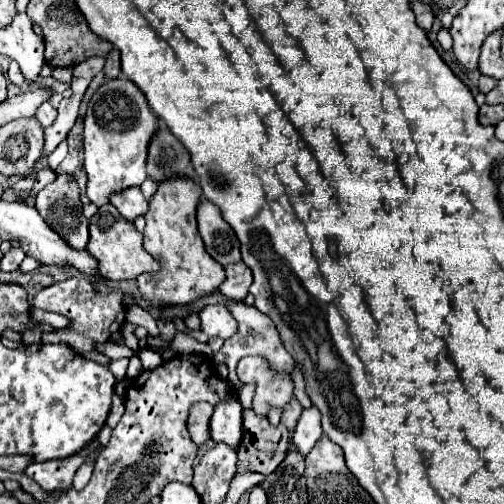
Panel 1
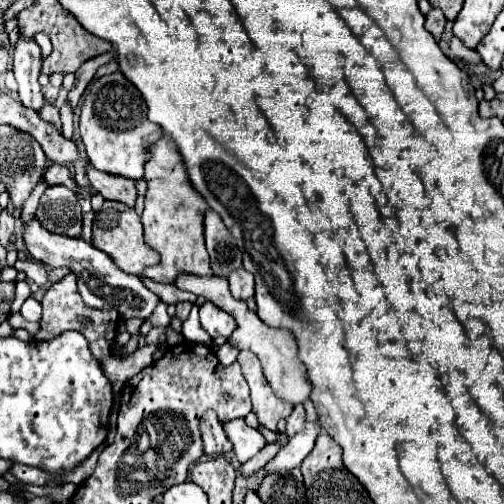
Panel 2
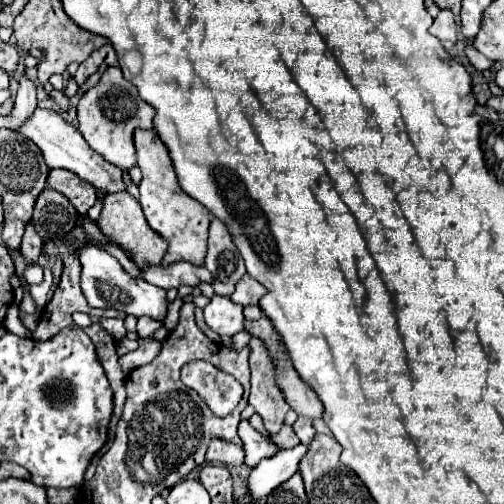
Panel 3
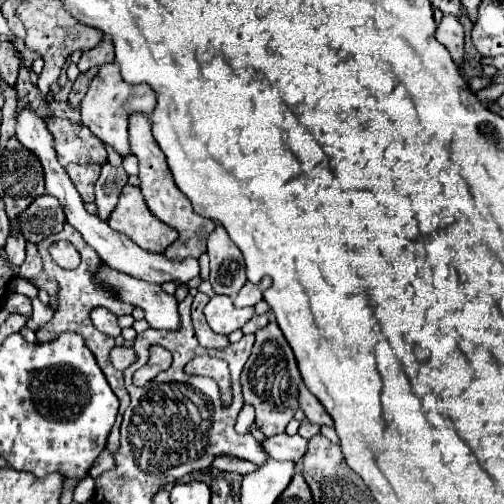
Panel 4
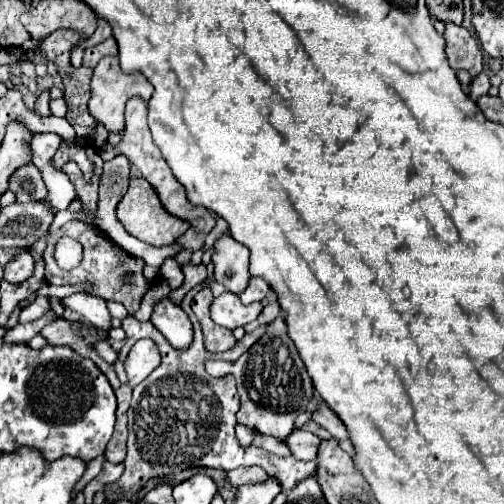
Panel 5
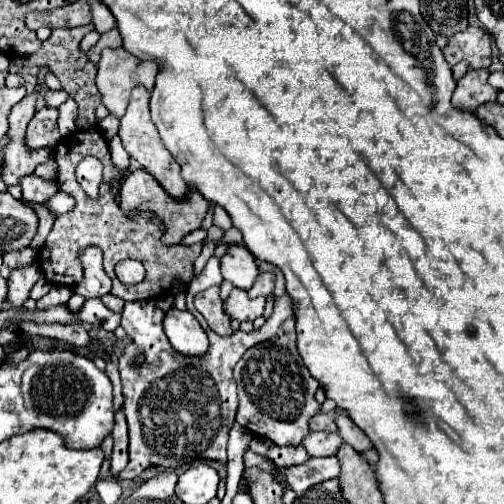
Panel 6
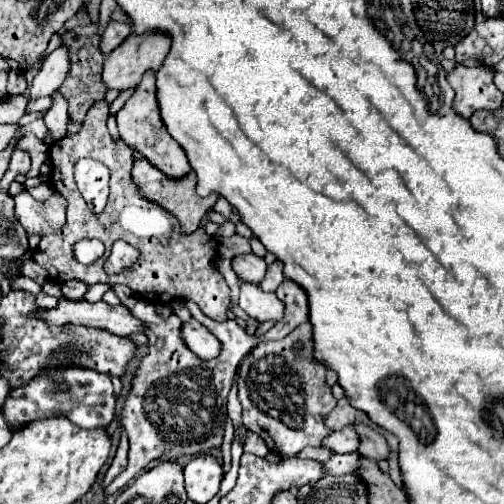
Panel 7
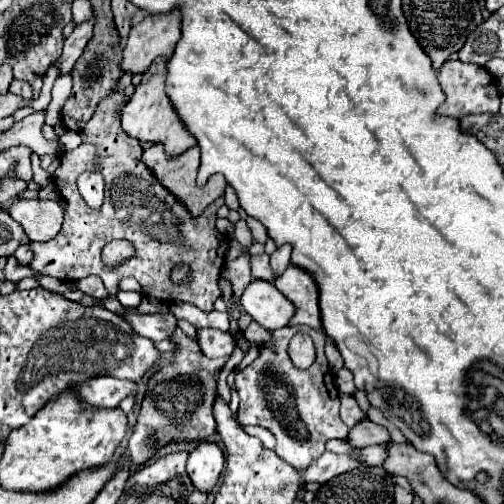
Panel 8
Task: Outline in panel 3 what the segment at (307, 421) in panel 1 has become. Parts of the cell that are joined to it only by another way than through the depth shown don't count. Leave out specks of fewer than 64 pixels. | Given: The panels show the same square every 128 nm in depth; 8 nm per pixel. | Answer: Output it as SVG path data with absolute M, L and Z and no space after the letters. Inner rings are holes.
M298 444L288 450L280 450L272 458L260 460L260 464L248 476L248 492L252 500L262 500L272 494L280 484L290 480L298 472L298 462L306 454L306 446Z

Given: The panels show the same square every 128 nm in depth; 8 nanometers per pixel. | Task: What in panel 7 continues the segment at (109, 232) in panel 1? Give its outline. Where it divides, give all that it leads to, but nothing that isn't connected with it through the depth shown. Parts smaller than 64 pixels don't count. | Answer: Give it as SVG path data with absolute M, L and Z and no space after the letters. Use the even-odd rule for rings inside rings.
M138 158L134 162L134 168L132 168L132 178L136 180L136 184L140 186L140 190L144 192L144 196L148 196L150 200L156 200L160 206L168 208L178 220L180 220L180 226L182 226L182 232L194 232L200 224L200 218L206 214L208 208L212 208L218 200L218 194L212 192L210 196L206 198L200 198L196 196L194 192L194 172L188 172L186 176L182 178L170 178L166 176L162 170L158 170L148 158Z

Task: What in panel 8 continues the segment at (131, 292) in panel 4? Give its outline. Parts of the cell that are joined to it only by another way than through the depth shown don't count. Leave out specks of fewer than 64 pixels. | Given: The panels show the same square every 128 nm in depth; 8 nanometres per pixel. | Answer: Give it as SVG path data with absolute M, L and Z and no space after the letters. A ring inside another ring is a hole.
M216 328L198 330L198 344L208 358L226 358L236 348L234 338L228 332L220 332Z

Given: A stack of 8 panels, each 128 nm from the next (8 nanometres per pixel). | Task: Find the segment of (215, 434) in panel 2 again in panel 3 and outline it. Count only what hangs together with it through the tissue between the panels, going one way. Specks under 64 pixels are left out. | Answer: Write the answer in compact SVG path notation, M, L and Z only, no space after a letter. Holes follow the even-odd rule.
M212 440L212 444L208 446L208 452L206 452L206 462L242 466L244 450L236 448L234 444L224 444L224 440Z

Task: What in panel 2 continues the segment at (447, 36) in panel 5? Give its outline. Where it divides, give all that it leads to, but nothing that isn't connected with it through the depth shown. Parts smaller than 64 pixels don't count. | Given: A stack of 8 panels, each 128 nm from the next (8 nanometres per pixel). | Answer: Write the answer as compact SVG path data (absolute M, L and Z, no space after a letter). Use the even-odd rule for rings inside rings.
M432 8L428 14L426 14L426 30L434 36L434 38L440 38L444 34L444 26L446 26L446 16L440 8Z

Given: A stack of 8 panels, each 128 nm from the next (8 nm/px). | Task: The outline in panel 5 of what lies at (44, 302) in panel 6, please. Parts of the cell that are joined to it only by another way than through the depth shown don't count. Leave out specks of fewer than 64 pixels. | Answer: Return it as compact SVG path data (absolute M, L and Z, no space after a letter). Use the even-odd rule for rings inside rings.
M82 292L82 294L72 294L68 298L62 298L60 304L66 306L66 308L72 308L80 316L84 316L90 324L94 324L102 330L108 330L110 314L108 314L106 302L102 298L96 298L96 296L90 296L86 292ZM38 296L30 306L26 306L22 312L20 312L20 318L18 322L24 324L24 322L34 322L38 320L40 316L44 316L46 312L50 312L52 306L50 306L50 298L48 296Z

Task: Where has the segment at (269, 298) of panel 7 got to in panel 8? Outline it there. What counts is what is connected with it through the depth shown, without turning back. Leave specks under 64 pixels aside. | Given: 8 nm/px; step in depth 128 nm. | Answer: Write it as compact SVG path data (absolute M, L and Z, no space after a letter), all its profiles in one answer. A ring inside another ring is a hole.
M254 280L242 294L244 310L266 330L288 326L296 314L296 306L272 282Z

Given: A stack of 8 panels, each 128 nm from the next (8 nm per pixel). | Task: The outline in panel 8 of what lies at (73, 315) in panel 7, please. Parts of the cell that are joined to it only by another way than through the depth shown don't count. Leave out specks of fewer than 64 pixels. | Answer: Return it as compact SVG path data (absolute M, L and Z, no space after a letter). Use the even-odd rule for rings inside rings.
M128 310L124 318L132 324L134 332L138 332L140 336L150 338L154 342L170 338L176 332L176 328L178 328L178 320L170 312L148 316L148 314L140 314L140 312Z

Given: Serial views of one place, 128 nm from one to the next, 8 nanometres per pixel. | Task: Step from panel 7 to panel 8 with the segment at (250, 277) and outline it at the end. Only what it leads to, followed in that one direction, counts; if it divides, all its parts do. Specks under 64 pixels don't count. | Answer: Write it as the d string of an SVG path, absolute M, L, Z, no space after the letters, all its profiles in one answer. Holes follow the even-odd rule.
M258 254L258 256L252 256L250 264L252 264L252 274L254 278L260 278L260 280L268 280L268 282L274 282L274 272L270 268L270 256L268 254Z

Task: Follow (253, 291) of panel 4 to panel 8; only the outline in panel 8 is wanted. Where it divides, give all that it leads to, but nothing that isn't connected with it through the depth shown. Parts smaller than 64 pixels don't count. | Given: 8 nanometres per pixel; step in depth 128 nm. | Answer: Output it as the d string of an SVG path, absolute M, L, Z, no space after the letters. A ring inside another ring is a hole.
M282 244L272 252L270 264L272 264L272 270L276 272L276 276L282 274L286 270L286 266L290 264L290 254L292 254L292 246L290 244Z

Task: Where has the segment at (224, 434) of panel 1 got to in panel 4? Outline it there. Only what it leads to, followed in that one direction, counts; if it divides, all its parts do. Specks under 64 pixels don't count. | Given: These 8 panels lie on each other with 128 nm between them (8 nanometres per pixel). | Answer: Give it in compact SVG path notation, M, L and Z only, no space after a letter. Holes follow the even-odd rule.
M278 434L272 438L266 438L262 444L264 450L274 458L274 460L290 460L290 462L300 462L306 454L308 440L302 438L300 434Z

